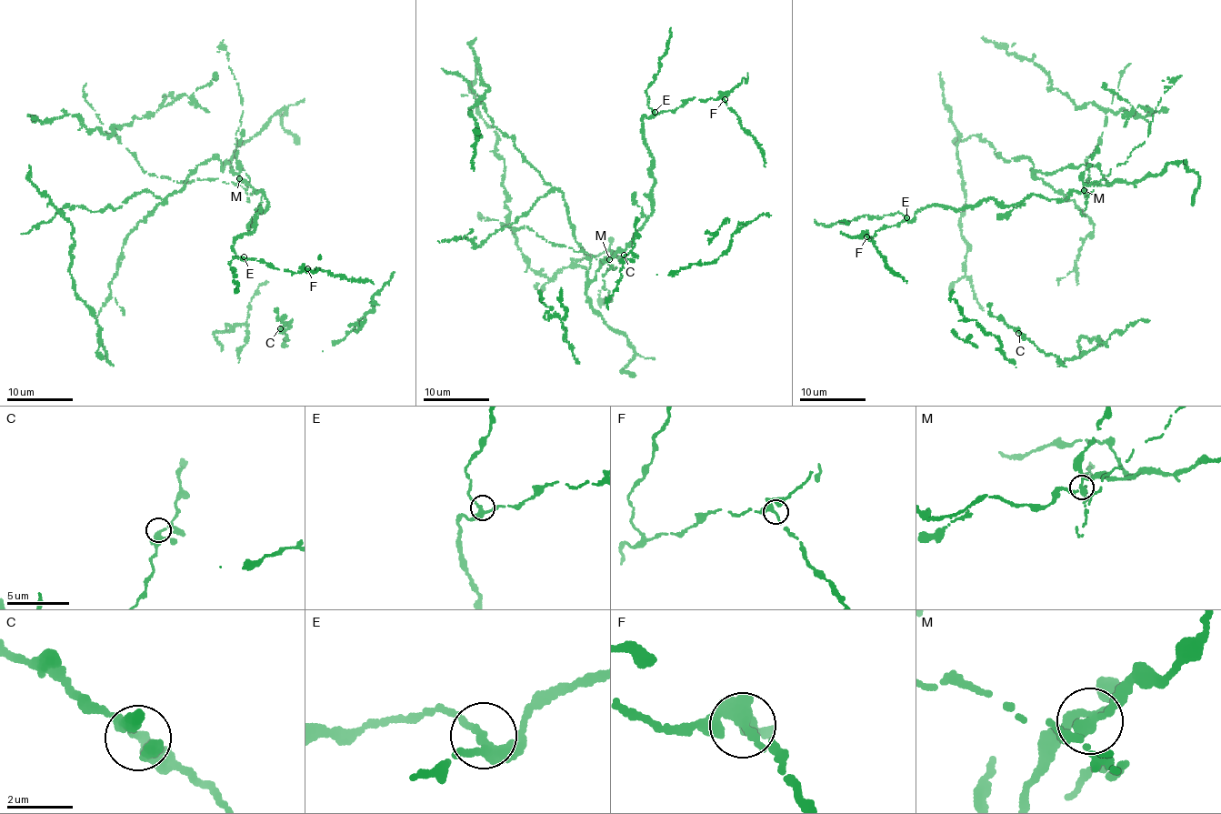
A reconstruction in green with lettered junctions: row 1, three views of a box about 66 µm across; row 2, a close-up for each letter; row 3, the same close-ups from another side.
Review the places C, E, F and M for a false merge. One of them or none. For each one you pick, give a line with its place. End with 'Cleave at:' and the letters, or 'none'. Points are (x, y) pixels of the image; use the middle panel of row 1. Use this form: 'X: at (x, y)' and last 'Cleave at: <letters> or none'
M: at (609, 259)
Cleave at: M

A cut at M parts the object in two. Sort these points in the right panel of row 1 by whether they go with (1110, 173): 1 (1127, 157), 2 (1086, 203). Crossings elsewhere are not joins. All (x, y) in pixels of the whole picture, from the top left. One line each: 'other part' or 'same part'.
1: same part
2: same part

